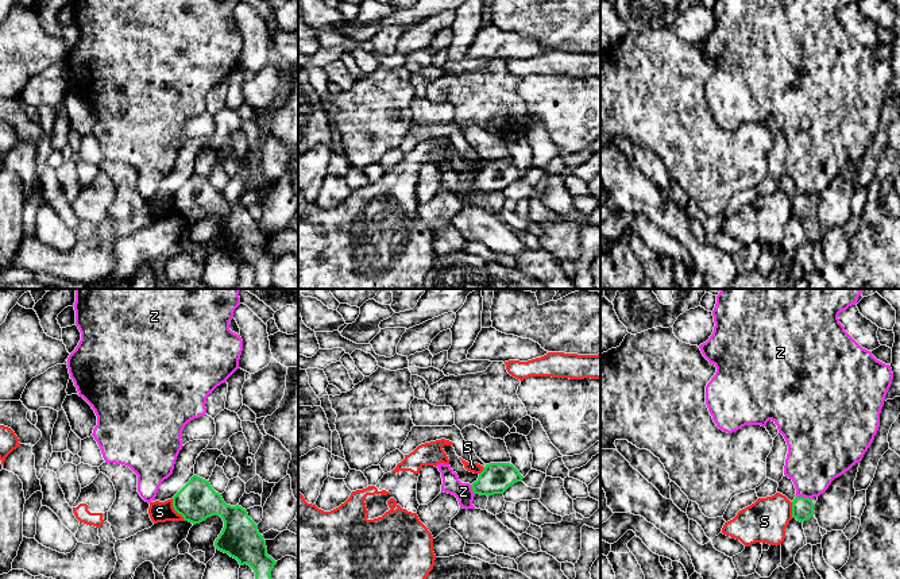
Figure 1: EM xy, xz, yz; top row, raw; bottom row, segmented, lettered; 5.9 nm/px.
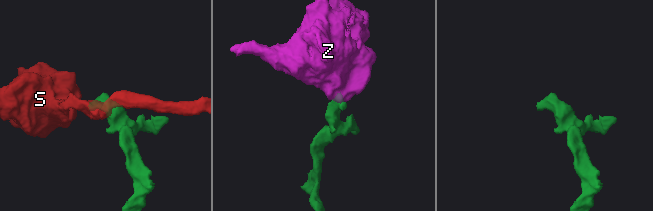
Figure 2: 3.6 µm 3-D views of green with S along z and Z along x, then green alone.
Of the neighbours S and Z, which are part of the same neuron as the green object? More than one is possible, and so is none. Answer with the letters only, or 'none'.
none

